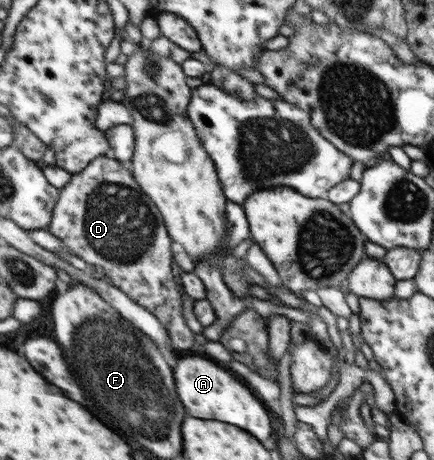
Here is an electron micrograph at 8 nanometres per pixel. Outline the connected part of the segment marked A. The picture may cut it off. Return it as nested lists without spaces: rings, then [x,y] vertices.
[[[200,352],[195,355],[199,355],[199,357],[193,357],[193,355],[185,357],[173,369],[177,395],[183,401],[187,415],[197,417],[197,419],[215,419],[215,421],[237,425],[237,427],[245,429],[247,433],[251,433],[253,437],[257,437],[259,441],[273,439],[271,437],[273,435],[271,419],[269,419],[269,413],[263,407],[263,403],[243,383],[233,379],[231,373],[227,373],[225,369],[207,361],[207,357]]]

